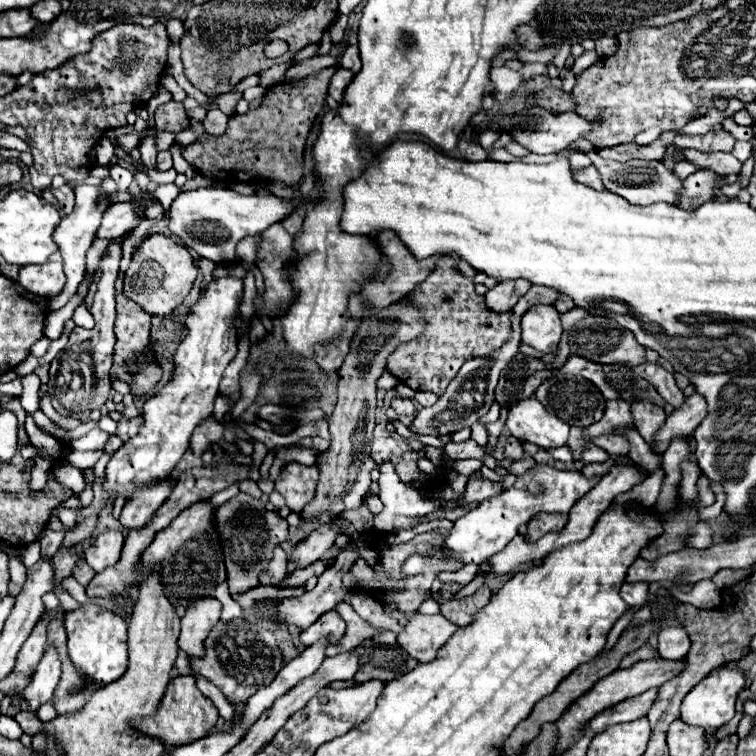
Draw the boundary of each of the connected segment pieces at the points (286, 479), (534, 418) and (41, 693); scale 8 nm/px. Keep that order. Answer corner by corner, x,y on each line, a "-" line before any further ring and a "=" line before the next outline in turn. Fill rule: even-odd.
287,464
279,478
275,480
275,490
285,498
287,508
295,514
301,514
305,504
309,504
315,496
315,488
319,482
319,468
303,466
303,464
=
527,398
509,410
507,428
521,442
531,442
541,448
557,448
567,444
569,426
549,414
537,398
=
49,646
49,650
41,658
41,662
33,674
31,684
21,694
21,710
37,712
37,708
41,704
49,702
59,678
61,678
61,662
57,658
55,648

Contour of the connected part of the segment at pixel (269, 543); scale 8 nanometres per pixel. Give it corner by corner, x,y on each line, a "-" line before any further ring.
237,494
237,498
217,508
215,526
217,532
221,534
221,546
225,554
227,582
231,594
251,590
253,586
259,584
261,570
265,570
267,564
271,562
275,544
281,544
287,538
287,520
281,518
277,512
267,510
261,500
249,494

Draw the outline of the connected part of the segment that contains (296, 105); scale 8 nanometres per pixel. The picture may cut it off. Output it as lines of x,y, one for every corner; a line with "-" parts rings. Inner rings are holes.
339,66
325,68
317,74
311,74
295,86
279,84
269,88
263,102
239,116
229,118
227,130
223,136
215,138
203,134
195,144
187,146
183,158
191,162
201,174
221,178
225,172
235,172
235,182
253,182
257,176
265,180
279,180
283,184
297,184
303,176
303,158
307,136
313,128
317,114
323,110
329,80

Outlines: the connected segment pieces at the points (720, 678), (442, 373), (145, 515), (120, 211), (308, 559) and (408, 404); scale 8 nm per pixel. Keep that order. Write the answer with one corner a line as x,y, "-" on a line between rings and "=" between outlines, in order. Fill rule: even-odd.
717,668
709,676
705,676
685,698
681,704
681,716
679,720
691,724
691,726
701,726
701,728
719,728
727,724
735,716
735,700
739,690
743,688
743,674
737,670
727,670
727,668
=
441,258
433,268
433,276
423,280
423,284
413,288
407,296
411,296
413,304
423,308
427,330
423,330
415,340
399,344
399,348
395,348
387,358
387,370
417,392
429,390
441,396
463,362
475,356
487,356
511,334
511,312
495,314
487,310
485,298
475,292
475,282
455,270
455,258
=
163,480
163,484
155,484
155,488
139,488
139,492
135,492
135,496
131,496
131,500
125,502
119,516
121,524
127,530
143,528
143,524
147,524
147,520
171,494
173,486
175,486
173,480
=
133,182
129,186
133,198
143,194
143,204
139,206
139,210
131,204
131,202
123,202
123,204
115,204
111,208
107,208
107,212
103,214
103,224
97,228
97,238
119,238
123,236
129,228
133,228
135,224
139,224
145,218
145,206
149,196
139,188
137,182
=
321,526
319,530
311,532
307,536
307,540
295,542
295,546
289,552
285,578
289,578
291,572
295,572
297,568
307,568
309,564
323,558
323,554
327,554
333,548
333,542
337,536
339,536
339,532
333,530
331,526
=
395,396
393,400
391,400
391,404
389,404
397,414
413,414
415,412
415,406
413,406
413,402
411,400
407,400
407,398
399,398
399,396

